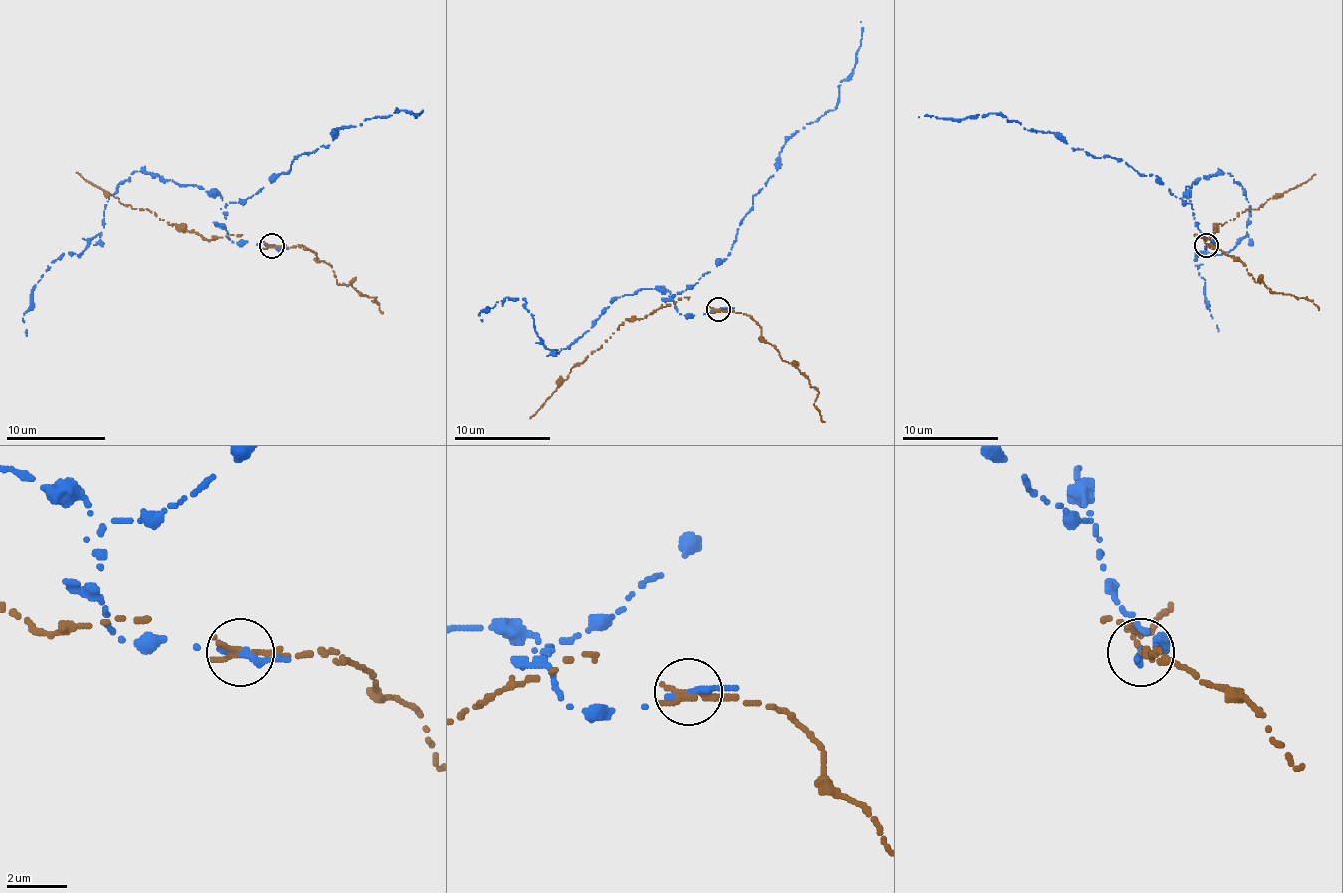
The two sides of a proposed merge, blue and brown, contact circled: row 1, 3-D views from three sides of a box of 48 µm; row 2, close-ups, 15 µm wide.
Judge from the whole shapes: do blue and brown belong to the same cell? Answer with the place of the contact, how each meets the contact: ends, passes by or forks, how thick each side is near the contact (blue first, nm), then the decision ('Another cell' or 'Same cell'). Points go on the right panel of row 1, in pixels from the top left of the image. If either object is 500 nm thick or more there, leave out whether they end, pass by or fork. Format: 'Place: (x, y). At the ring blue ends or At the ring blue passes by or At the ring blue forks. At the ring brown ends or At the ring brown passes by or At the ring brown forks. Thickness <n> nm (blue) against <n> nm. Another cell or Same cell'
Place: (1206, 245). At the ring blue passes by. At the ring brown ends. Thickness 220 nm (blue) against 320 nm. Another cell

